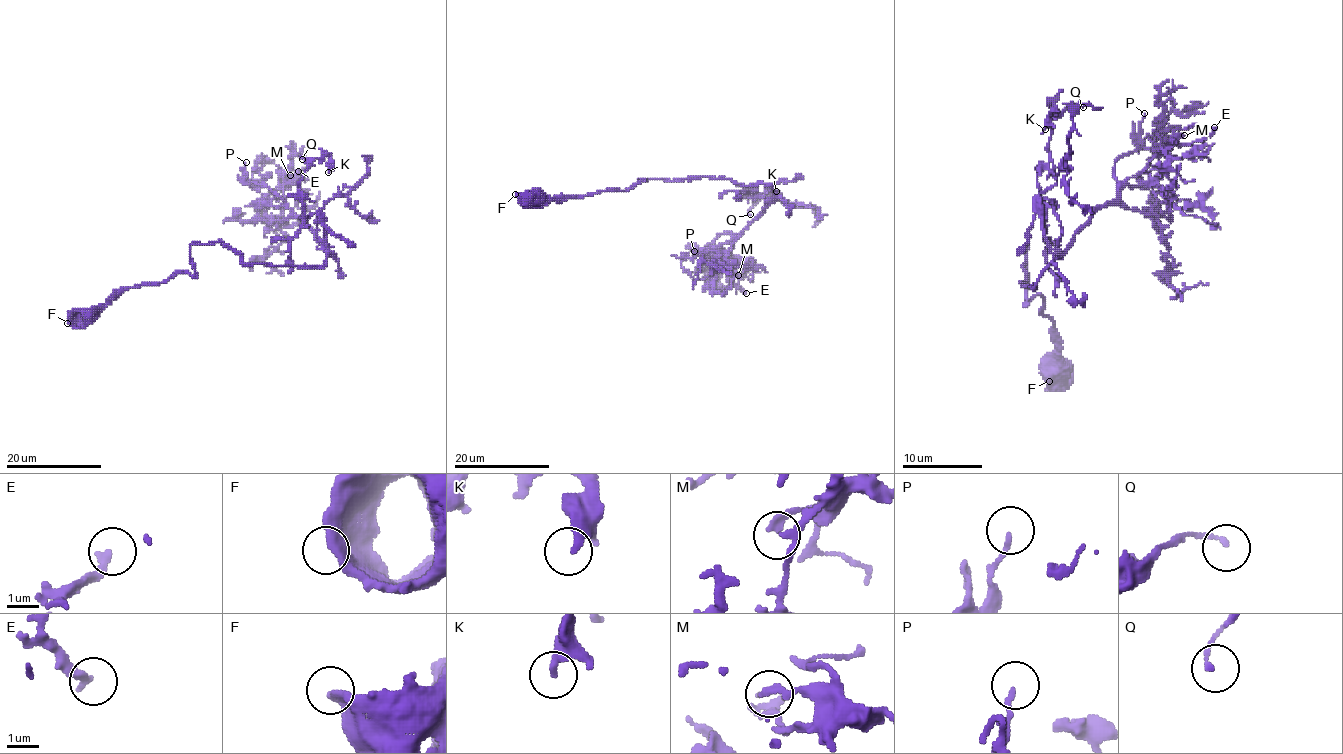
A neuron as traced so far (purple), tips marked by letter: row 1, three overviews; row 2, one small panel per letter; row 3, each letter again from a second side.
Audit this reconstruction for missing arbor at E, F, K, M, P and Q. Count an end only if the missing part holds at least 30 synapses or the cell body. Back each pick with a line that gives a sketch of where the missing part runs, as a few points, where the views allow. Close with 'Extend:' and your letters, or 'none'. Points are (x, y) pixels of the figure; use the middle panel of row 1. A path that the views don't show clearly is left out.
Extend: none

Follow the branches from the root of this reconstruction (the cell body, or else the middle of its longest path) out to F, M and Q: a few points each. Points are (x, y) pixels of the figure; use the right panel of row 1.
F: (1057, 369), (1051, 388), (1049, 381)
M: (1057, 369), (1055, 323), (1041, 295), (1027, 303), (1025, 245), (1021, 283), (1033, 289), (1160, 143), (1184, 135)
Q: (1057, 369), (1023, 249), (1033, 289), (1061, 237), (1037, 181), (1049, 121), (1083, 107)

